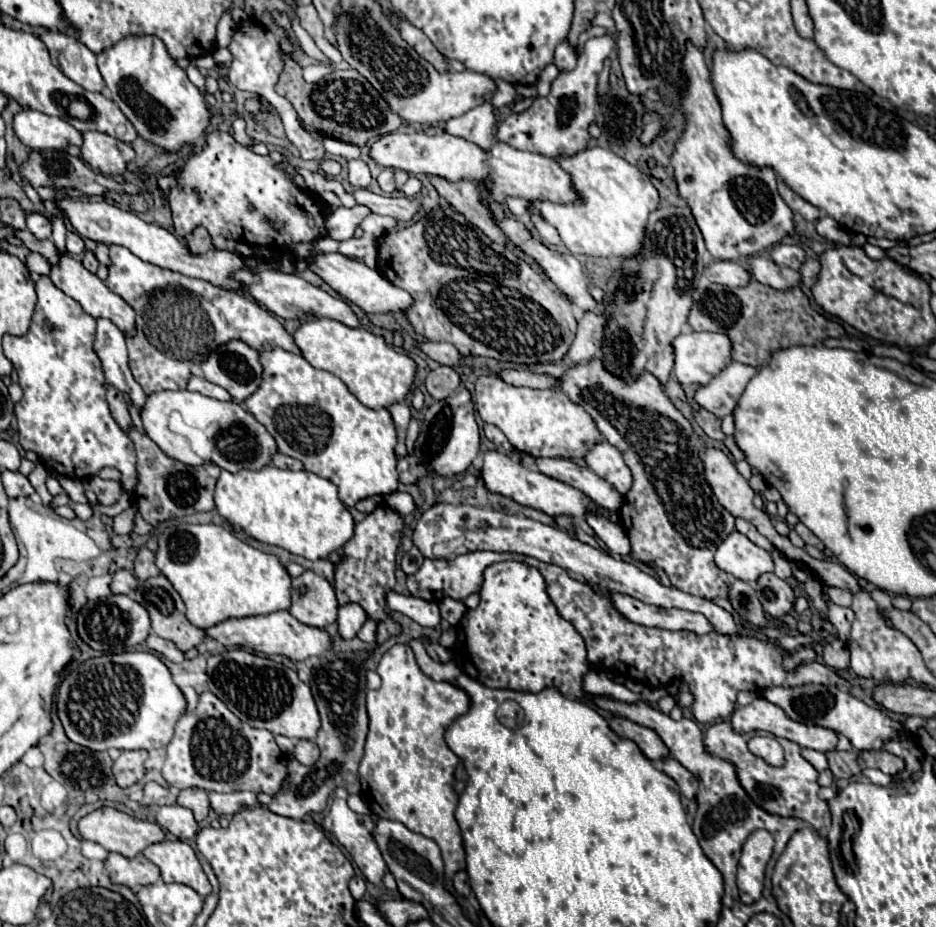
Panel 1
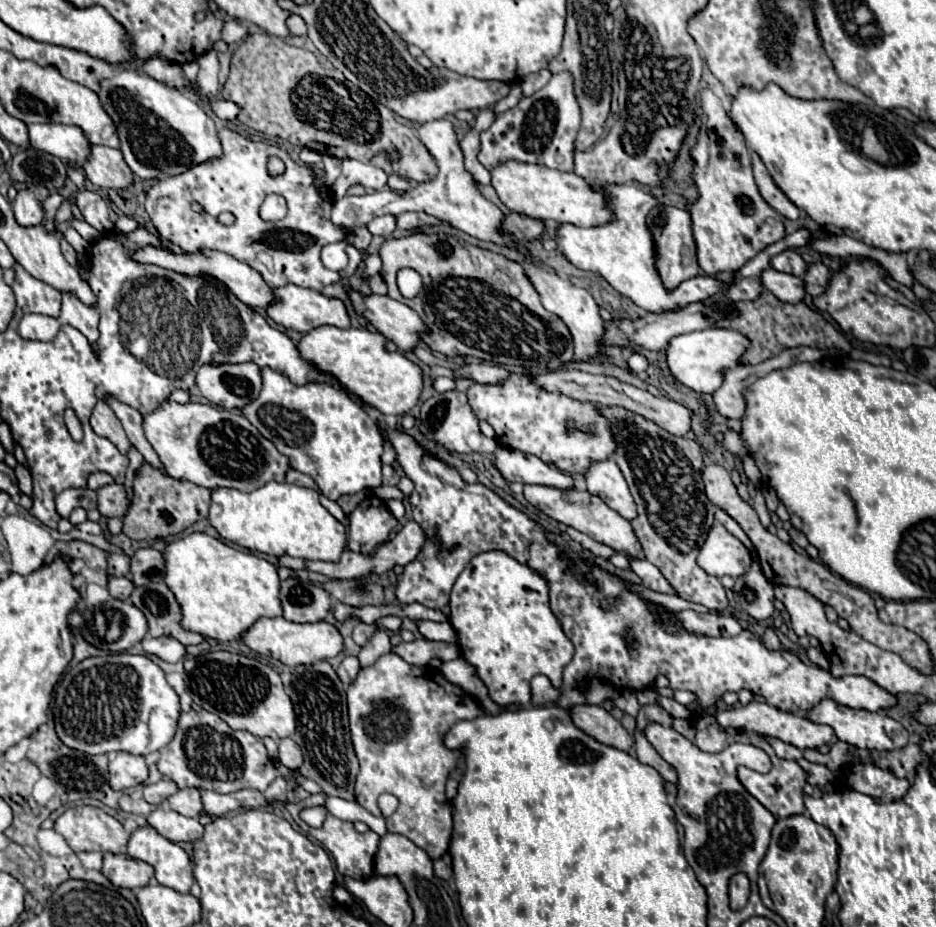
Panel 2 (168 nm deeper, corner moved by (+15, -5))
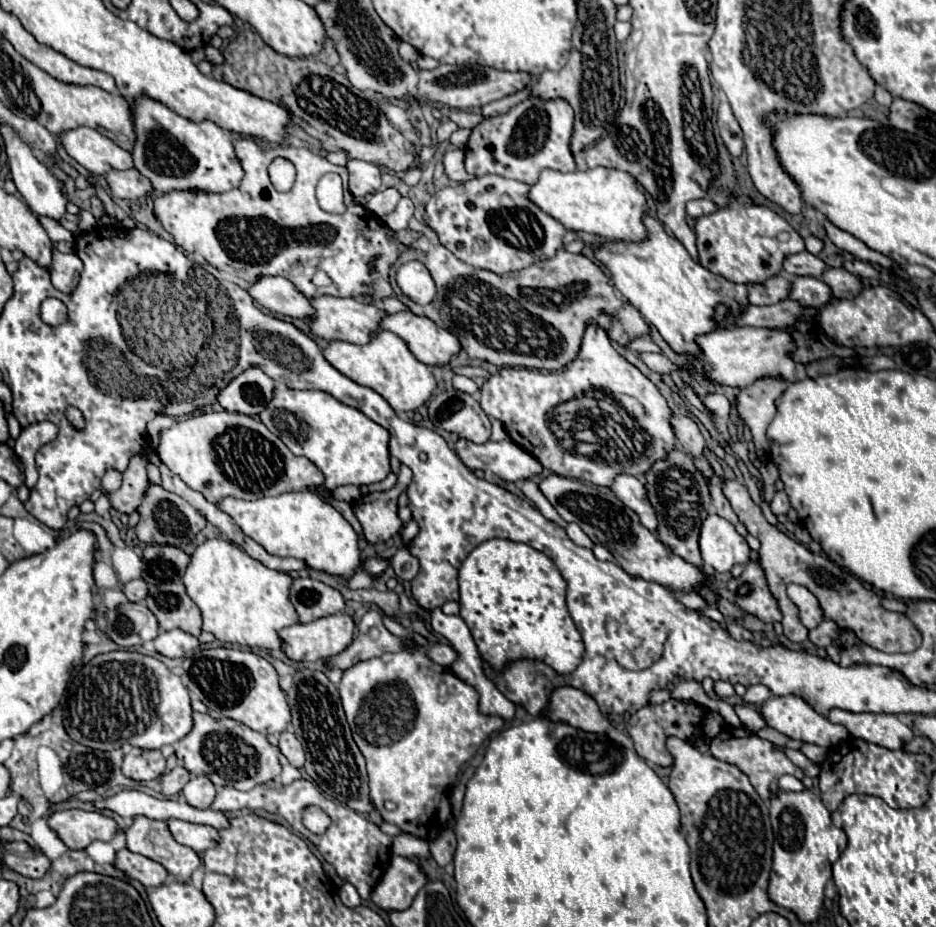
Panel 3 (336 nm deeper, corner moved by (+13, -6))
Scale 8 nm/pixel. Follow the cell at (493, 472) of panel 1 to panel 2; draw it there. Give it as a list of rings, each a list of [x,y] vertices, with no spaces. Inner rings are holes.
[[[525,486],[525,498],[539,508],[543,514],[577,528],[583,534],[589,534],[593,540],[613,548],[619,554],[625,554],[627,558],[639,558],[641,556],[641,544],[637,542],[637,536],[633,534],[633,526],[629,520],[619,516],[615,510],[611,510],[601,498],[589,494],[587,490],[557,490],[551,486]]]

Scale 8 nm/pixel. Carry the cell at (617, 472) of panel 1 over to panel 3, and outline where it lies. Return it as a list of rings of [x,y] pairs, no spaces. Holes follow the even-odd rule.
[[[617,475],[613,485],[611,485],[611,491],[615,493],[615,497],[629,509],[633,509],[641,521],[643,527],[647,527],[649,531],[655,531],[655,513],[651,511],[651,505],[647,503],[647,495],[643,491],[643,485],[637,477],[633,475]]]

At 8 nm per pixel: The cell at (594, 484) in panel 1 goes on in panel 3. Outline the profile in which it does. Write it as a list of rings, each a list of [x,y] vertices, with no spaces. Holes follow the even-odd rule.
[[[459,439],[455,443],[455,451],[459,459],[471,467],[471,469],[481,469],[481,471],[493,471],[499,475],[503,481],[523,481],[531,479],[541,473],[541,463],[535,459],[531,453],[521,449],[517,443],[511,439],[493,443],[487,441],[483,445]]]

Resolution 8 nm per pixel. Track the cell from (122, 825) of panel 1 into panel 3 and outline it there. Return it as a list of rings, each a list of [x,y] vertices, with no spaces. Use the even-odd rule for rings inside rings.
[[[83,809],[55,811],[47,819],[47,823],[69,849],[77,851],[85,849],[93,841],[111,841],[119,831],[115,819],[99,811],[83,811]]]

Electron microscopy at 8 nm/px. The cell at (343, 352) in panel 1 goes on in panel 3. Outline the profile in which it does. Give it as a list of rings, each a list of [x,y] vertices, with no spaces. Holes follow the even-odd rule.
[[[383,329],[373,331],[371,341],[365,345],[355,345],[355,343],[333,339],[323,349],[323,357],[351,381],[377,391],[393,407],[395,413],[415,411],[431,397],[437,385],[431,369],[413,357],[413,353],[407,349],[403,339]]]

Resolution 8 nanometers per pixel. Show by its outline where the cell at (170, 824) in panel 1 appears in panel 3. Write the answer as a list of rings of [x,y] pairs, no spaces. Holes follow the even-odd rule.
[[[167,819],[165,821],[173,839],[185,847],[191,847],[197,853],[203,853],[209,847],[215,847],[219,835],[217,829],[209,825],[197,825],[197,823],[187,823],[181,819]]]

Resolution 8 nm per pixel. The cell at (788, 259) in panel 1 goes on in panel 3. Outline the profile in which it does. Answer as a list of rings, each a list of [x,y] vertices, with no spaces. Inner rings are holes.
[[[801,251],[801,253],[785,257],[783,269],[791,275],[811,275],[819,279],[825,271],[825,263],[819,257],[811,255],[809,251]]]

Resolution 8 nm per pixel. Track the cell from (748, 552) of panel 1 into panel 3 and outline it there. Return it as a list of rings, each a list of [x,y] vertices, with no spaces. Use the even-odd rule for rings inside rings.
[[[709,515],[703,521],[701,535],[701,557],[707,567],[719,573],[731,571],[733,565],[747,565],[749,563],[749,545],[745,537],[741,537],[735,527],[721,519],[719,515]]]

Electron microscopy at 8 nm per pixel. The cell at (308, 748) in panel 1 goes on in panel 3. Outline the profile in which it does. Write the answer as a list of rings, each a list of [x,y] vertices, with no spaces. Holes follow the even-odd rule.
[[[283,731],[283,733],[279,735],[279,751],[287,757],[287,761],[289,761],[293,767],[297,767],[297,769],[303,767],[303,763],[305,763],[305,753],[303,753],[301,743],[297,741],[297,737],[295,737],[291,731]]]

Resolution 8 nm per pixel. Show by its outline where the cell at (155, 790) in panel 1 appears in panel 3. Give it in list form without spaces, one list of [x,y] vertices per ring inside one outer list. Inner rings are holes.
[[[175,767],[173,771],[161,775],[161,793],[165,797],[173,797],[173,795],[181,793],[181,789],[187,785],[189,779],[191,779],[191,775],[183,767]]]

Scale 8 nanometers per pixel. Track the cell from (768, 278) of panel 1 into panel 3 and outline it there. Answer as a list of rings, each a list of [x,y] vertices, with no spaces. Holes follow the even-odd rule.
[[[797,277],[791,281],[789,299],[797,301],[801,307],[823,307],[831,299],[831,291],[821,279],[815,277]]]

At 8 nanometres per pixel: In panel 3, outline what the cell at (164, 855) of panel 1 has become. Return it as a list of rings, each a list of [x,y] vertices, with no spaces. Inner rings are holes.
[[[135,817],[133,825],[125,829],[125,835],[129,851],[161,863],[177,883],[187,883],[201,865],[201,859],[193,849],[179,845],[171,837],[165,821]]]

